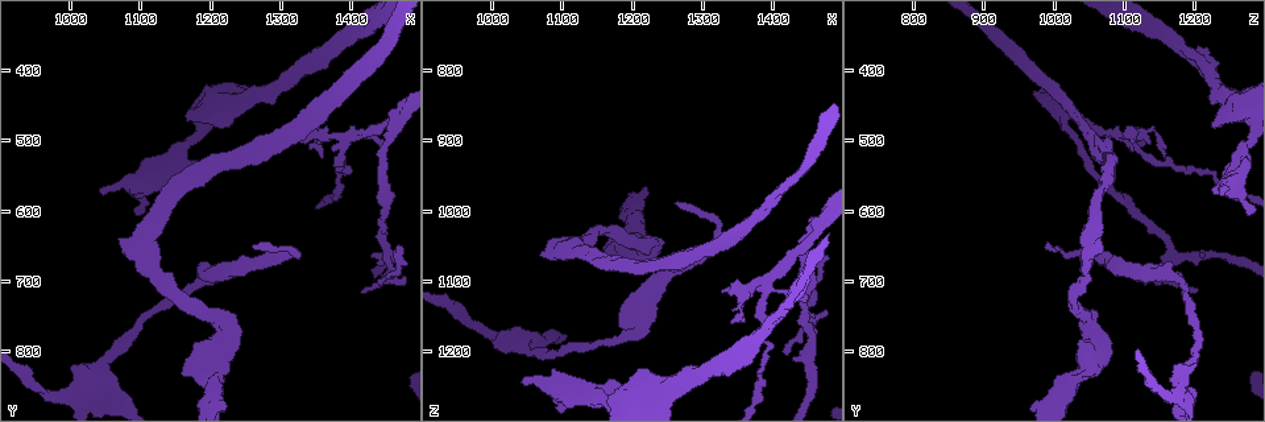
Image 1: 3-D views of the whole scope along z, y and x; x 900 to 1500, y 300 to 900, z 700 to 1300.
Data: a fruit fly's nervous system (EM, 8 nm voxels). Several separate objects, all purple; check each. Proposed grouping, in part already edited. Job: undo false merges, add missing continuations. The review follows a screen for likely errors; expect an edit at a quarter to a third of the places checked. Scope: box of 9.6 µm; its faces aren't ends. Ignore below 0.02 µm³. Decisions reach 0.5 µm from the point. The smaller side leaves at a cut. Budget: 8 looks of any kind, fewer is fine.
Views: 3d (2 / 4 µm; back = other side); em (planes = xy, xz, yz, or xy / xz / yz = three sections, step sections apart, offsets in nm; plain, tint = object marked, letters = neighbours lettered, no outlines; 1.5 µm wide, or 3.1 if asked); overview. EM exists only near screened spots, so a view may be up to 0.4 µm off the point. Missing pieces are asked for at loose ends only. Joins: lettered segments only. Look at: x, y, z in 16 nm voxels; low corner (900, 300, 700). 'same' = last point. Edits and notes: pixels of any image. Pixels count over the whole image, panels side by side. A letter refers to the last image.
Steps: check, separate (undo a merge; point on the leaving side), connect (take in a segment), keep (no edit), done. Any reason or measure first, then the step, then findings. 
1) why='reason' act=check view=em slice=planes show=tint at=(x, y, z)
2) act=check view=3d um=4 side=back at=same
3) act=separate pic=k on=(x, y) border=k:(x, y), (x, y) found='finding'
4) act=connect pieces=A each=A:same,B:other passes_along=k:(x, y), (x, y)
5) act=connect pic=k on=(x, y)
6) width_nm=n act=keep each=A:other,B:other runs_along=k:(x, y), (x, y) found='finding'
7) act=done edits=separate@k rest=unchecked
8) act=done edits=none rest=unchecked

why='free end' act=check view=3d um=4 at=(1075, 640, 1060)

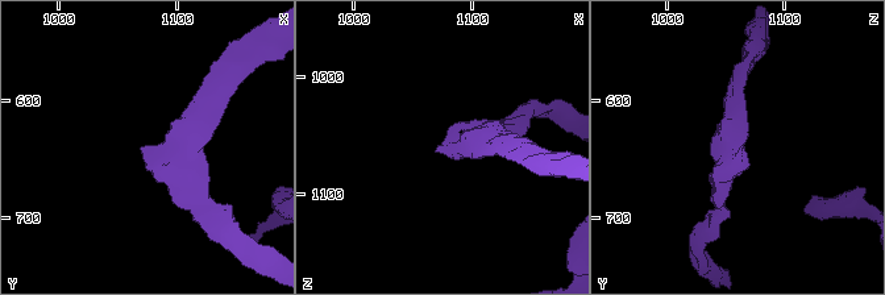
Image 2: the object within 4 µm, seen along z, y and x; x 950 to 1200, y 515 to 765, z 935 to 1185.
act=check view=em slice=xy step=8 show=letters at=(1068, 642, 1060)

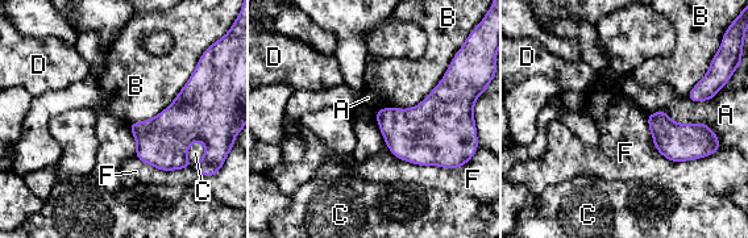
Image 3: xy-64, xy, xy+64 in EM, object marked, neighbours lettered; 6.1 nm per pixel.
act=check view=em slice=planes show=letters at=same

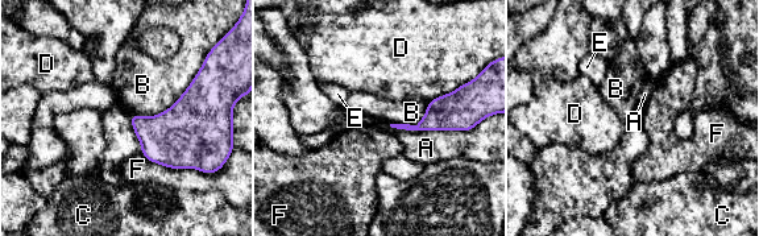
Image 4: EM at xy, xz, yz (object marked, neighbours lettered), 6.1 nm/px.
act=keep each=A:other,B:other,C:other,D:other,E:other,F:other border=4:(202, 63), (164, 111), (129, 115) found='no lettered segment goes on from it'

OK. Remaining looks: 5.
why='free end' act=check view=3d um=4 at=(1040, 575, 1245)

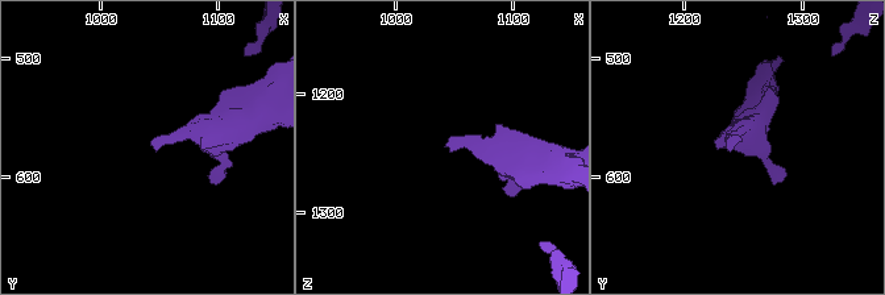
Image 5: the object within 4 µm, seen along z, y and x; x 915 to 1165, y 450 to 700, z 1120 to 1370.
why='shape alone is not enough' act=check view=em slice=xy step=8 show=letters at=(1042, 572, 1246)

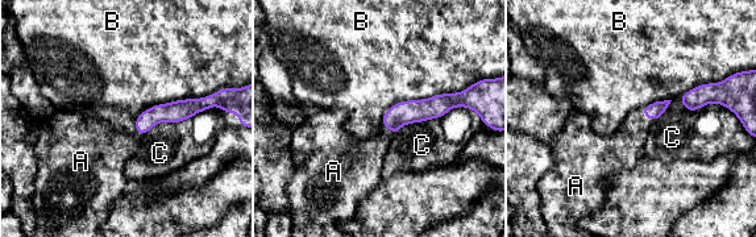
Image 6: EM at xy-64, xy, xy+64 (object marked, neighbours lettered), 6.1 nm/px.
act=check view=em slice=planes show=letters at=same

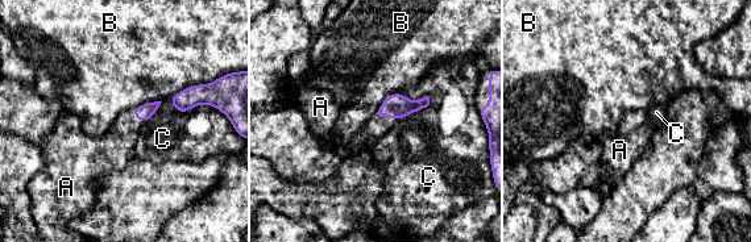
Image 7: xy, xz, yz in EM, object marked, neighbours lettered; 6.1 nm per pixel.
act=connect pic=7 on=(377, 126) each=A:same,B:other,C:other passes_along=7:(397, 105), (386, 116), (377, 126) found='it goes on there'

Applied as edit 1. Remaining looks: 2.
act=done edits=connect@7 rest=unchecked

